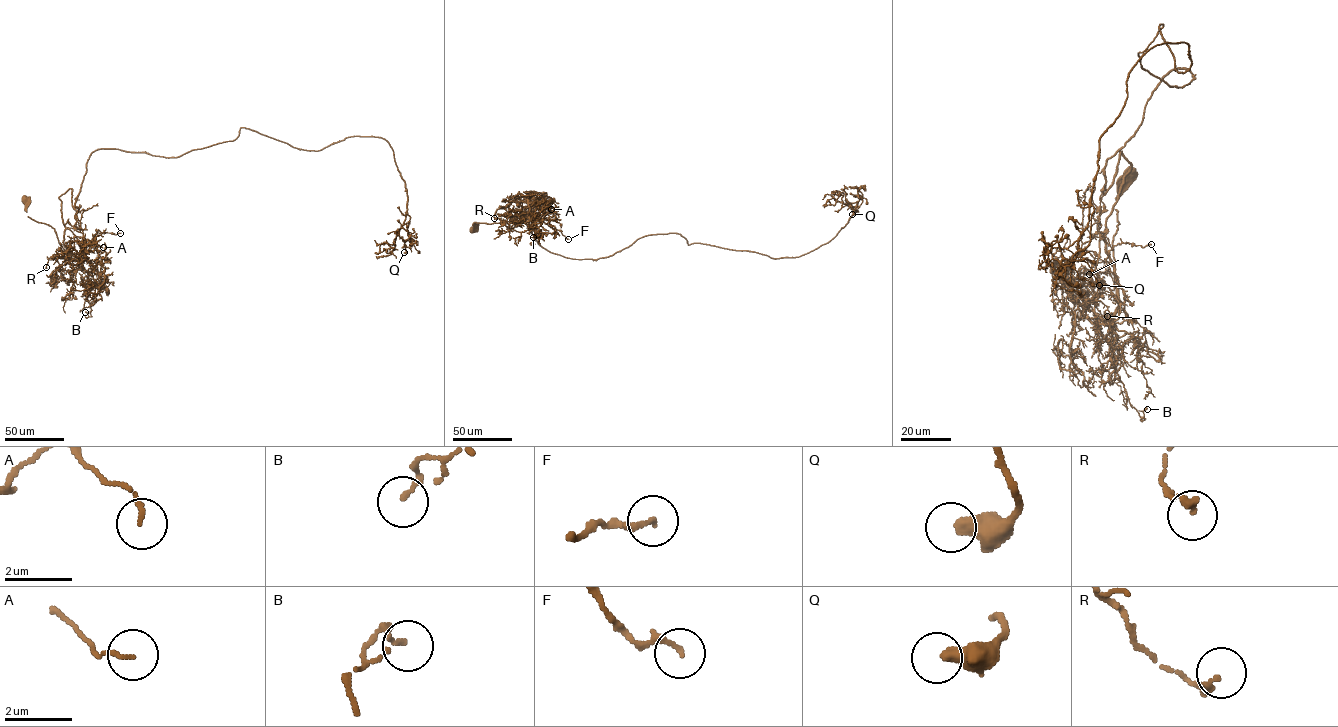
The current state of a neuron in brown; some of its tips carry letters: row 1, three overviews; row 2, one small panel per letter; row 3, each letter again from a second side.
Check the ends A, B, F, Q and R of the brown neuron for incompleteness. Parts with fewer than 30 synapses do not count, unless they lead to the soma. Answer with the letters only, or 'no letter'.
no letter

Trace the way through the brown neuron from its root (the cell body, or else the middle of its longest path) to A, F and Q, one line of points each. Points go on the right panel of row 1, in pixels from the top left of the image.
A: (1127, 175), (1116, 200), (1118, 305), (1107, 323), (1092, 323), (1078, 307), (1098, 287), (1089, 274)
F: (1127, 175), (1116, 200), (1117, 293), (1102, 235), (1091, 271), (1106, 264), (1117, 243), (1151, 244)
Q: (1127, 175), (1117, 294), (1162, 24), (1099, 285)

